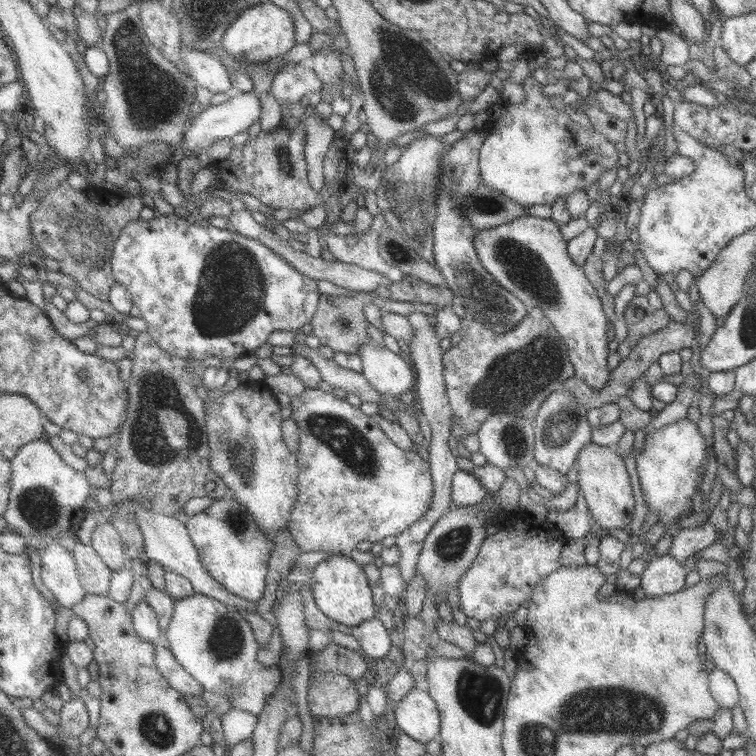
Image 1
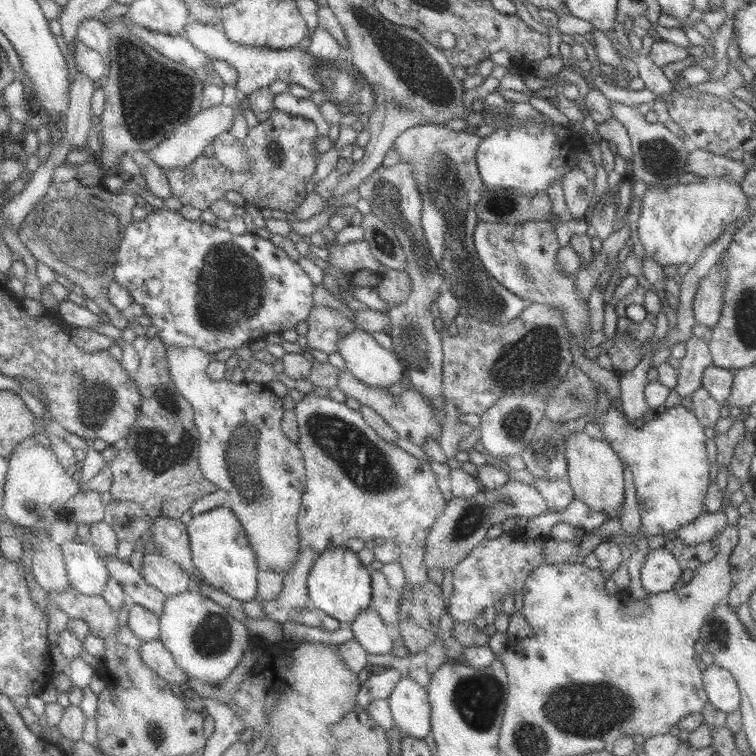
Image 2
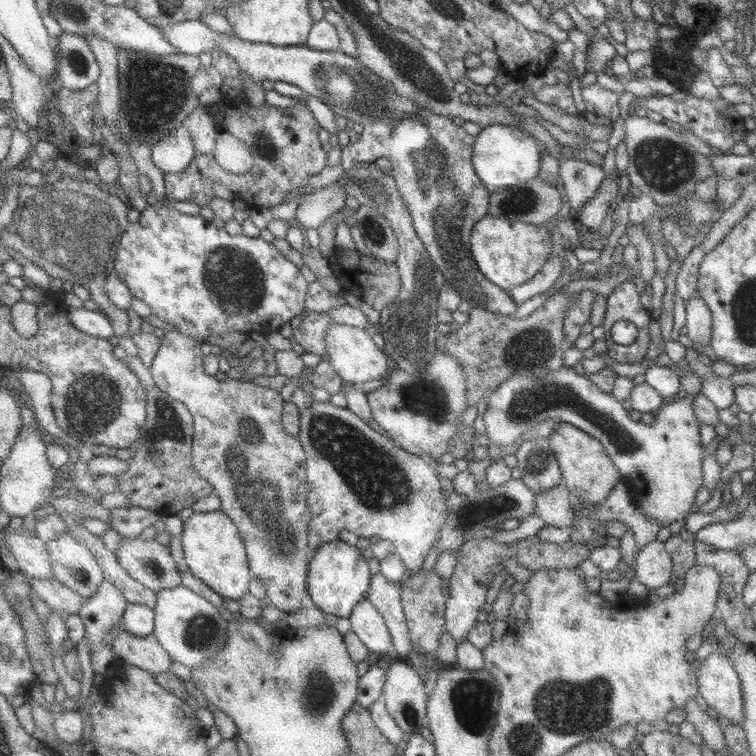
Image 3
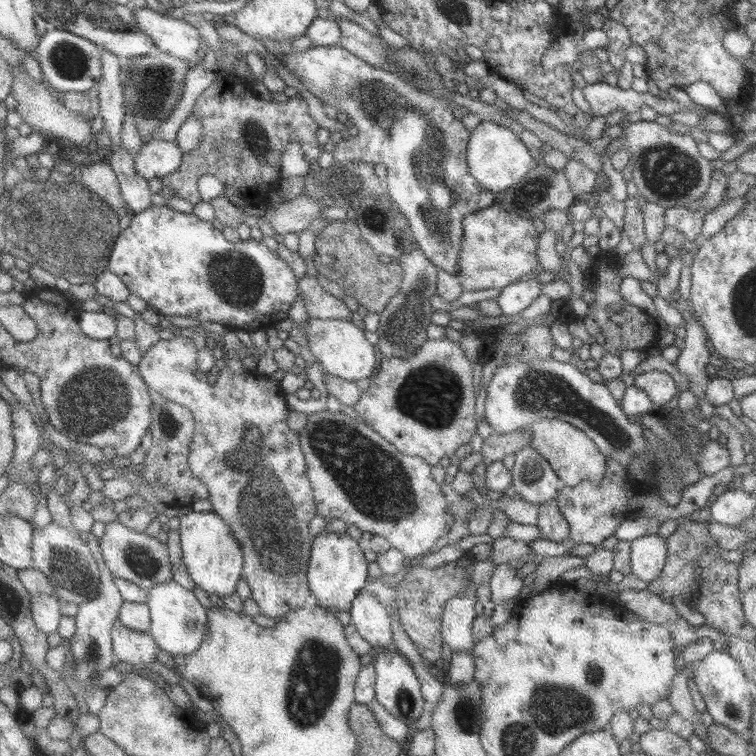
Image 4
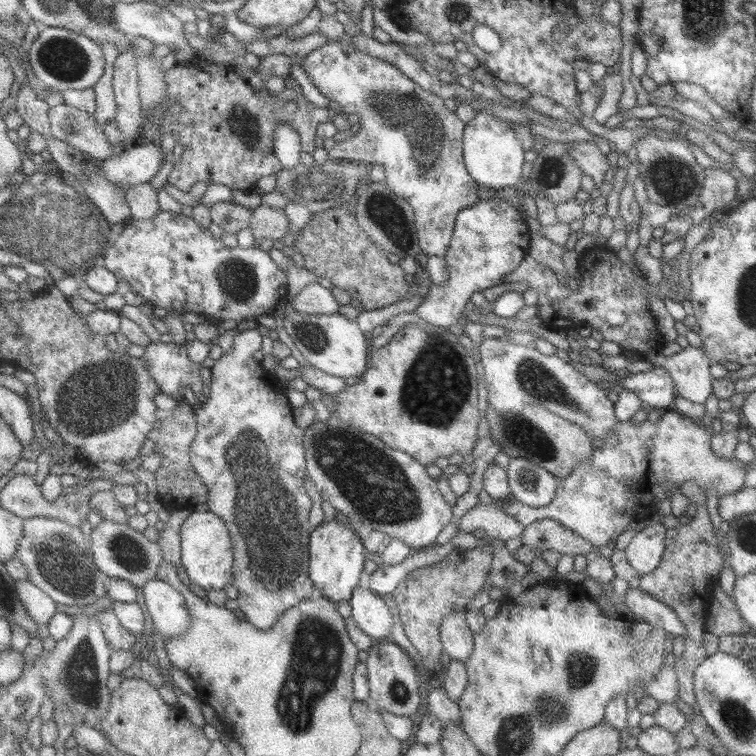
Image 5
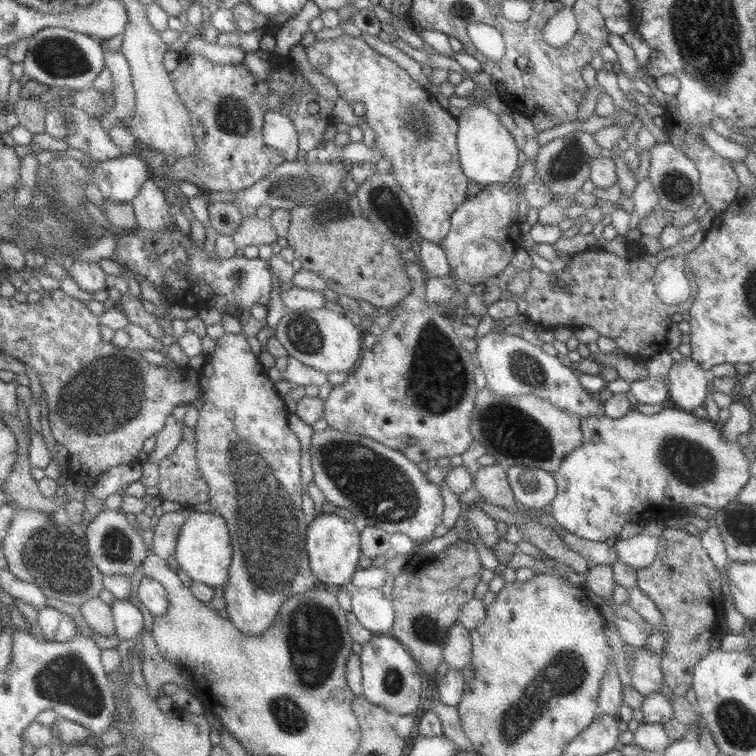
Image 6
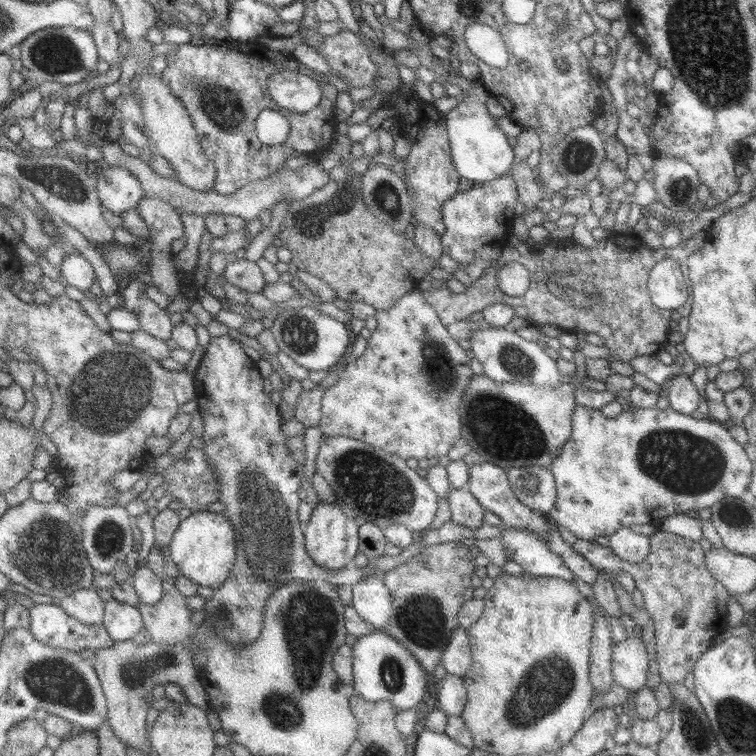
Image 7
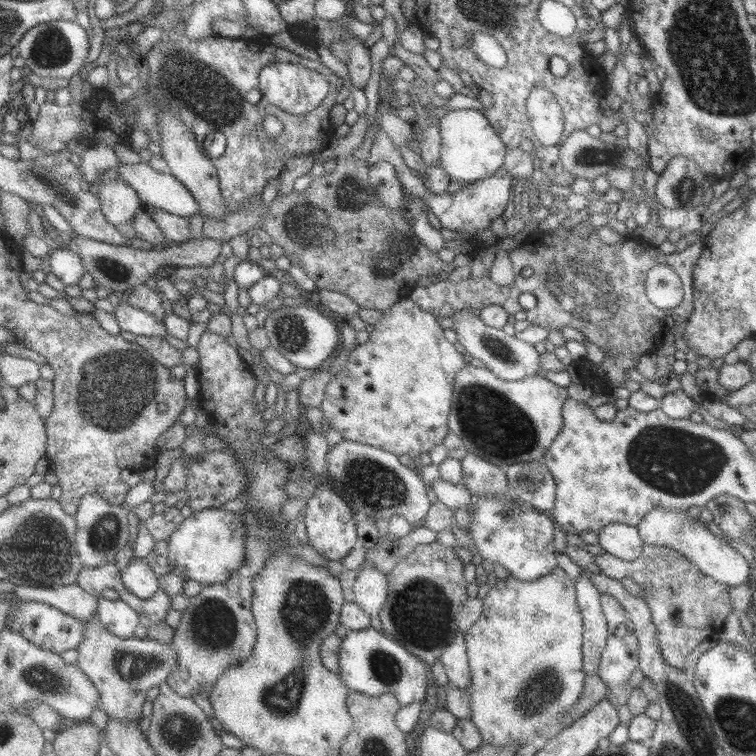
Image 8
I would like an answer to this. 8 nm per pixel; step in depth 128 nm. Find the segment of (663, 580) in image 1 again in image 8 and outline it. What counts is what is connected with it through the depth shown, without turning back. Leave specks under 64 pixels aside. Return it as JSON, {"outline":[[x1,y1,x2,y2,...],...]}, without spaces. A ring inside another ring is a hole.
{"outline":[[613,522,597,532,599,546,619,560,631,561,642,554,644,542,633,525]]}

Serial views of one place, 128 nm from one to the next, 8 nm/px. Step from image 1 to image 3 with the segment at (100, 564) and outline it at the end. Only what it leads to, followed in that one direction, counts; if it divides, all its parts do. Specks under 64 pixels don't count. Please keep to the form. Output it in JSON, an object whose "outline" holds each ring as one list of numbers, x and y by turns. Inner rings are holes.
{"outline":[[70,533,47,544,55,578,86,599,91,598,104,581,96,554]]}

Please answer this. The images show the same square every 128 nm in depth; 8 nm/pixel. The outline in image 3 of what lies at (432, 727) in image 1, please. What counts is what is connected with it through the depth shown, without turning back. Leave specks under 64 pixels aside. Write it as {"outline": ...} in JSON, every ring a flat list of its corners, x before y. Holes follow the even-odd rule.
{"outline":[[380,660,385,666,381,691,384,707,406,737,426,726,427,691,413,664,406,660]]}

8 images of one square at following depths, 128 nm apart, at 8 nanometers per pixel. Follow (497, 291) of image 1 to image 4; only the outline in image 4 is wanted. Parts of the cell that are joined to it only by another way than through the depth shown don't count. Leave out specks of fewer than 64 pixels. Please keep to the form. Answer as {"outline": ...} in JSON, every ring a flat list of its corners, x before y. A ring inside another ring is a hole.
{"outline":[[149,7,135,8,133,16,137,26,154,41,158,53,186,60,193,68,203,55,201,34,189,22,157,13],[337,44,314,46,303,51,284,49,283,53,276,56,276,61,284,64,301,82,301,86,317,100,345,114,351,126,357,130,355,136,344,136,335,144,334,151,330,153,333,164,343,165,352,161,373,166,383,164,387,171,386,180,383,181,385,194,405,217,414,244,438,270,455,275,462,239,462,218,466,214,491,206,493,193,484,191,468,174,465,151,470,132,461,125,461,121,453,119,449,102,415,88,389,70,369,66,369,63,363,62]]}

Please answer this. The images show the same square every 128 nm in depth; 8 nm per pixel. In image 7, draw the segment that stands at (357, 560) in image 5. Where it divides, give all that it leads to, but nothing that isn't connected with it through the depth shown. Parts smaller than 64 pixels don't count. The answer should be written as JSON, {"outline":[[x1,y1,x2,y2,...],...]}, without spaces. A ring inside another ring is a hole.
{"outline":[[320,502,317,507,313,507,304,528,304,549,309,558,323,570,343,568,358,551,358,525,354,516,347,516,334,504]]}

